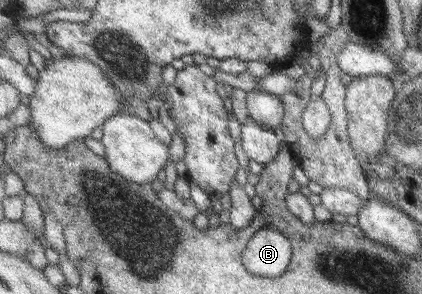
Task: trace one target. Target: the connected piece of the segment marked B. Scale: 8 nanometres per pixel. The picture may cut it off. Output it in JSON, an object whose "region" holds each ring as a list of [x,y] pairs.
{"region":[[[274,224],[262,228],[252,236],[242,261],[250,273],[262,277],[280,277],[290,265],[294,245]]]}

